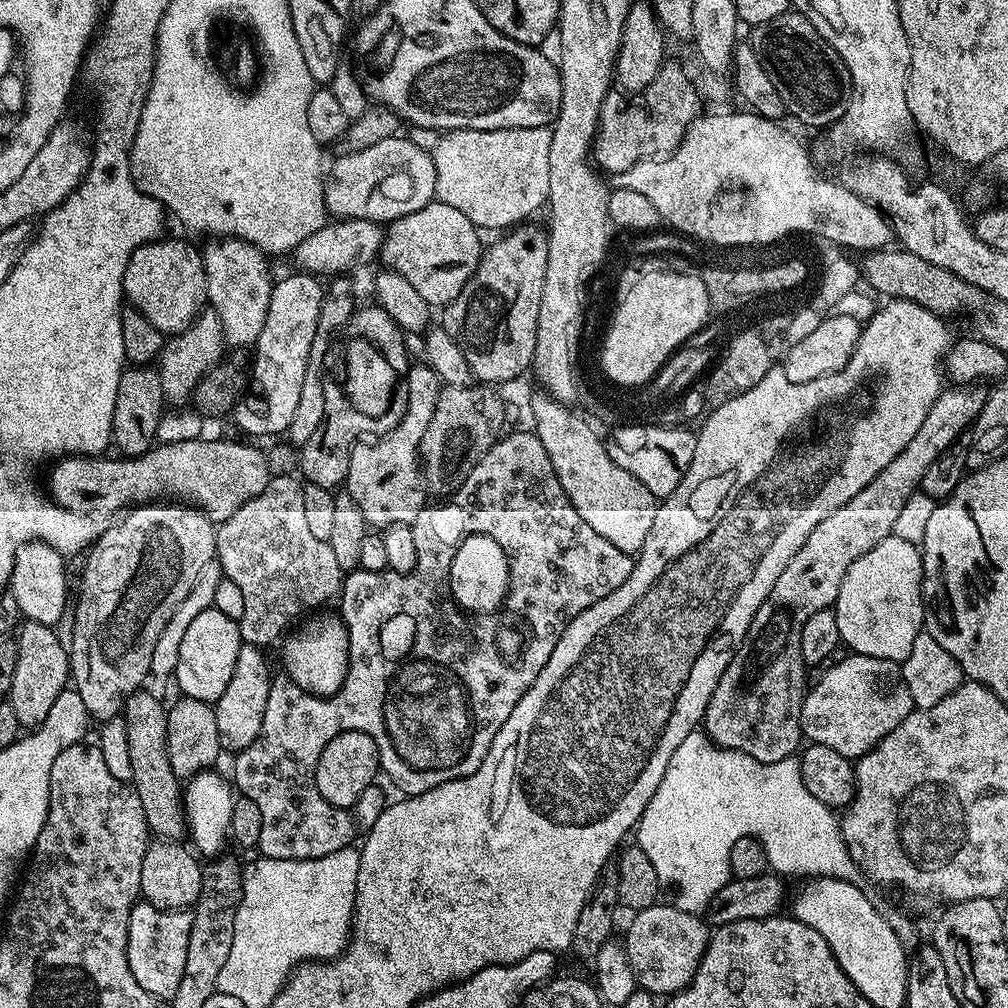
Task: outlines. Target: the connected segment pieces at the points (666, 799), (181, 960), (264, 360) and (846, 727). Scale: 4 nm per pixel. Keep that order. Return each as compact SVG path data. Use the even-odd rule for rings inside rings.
M694 730L686 738L682 738L682 746L674 750L666 766L666 774L636 827L637 834L637 847L640 847L652 862L661 887L672 889L672 902L683 912L699 915L707 909L714 894L732 878L729 858L734 842L749 835L760 844L760 849L768 860L768 868L773 873L783 874L785 877L795 873L814 878L830 876L842 882L850 882L850 886L858 886L858 890L862 890L866 898L870 898L874 910L878 910L878 914L886 918L886 922L894 930L894 934L898 934L903 944L912 946L917 943L916 928L912 925L911 918L899 912L880 893L883 891L865 877L860 865L856 864L849 854L847 846L844 845L844 836L840 832L837 813L818 802L818 798L814 798L814 794L806 790L802 782L799 759L789 758L782 762L763 764L744 752L734 751L733 748L718 748L706 738L703 731Z
M147 902L133 903L128 911L126 958L134 982L150 994L170 998L178 990L182 969L186 966L186 942L190 942L191 911L183 908L159 908Z
M301 275L284 276L281 280L279 277L272 285L266 322L254 345L256 361L252 364L252 393L245 398L244 408L236 406L230 412L233 422L245 432L245 437L276 438L287 433L297 407L298 394L301 393L303 379L306 377L307 359L310 358L311 342L314 341L325 293L315 275Z
M848 654L813 688L811 685L805 691L800 707L800 730L805 741L830 746L830 750L838 750L838 754L849 758L859 758L912 711L910 690L906 690L897 661Z

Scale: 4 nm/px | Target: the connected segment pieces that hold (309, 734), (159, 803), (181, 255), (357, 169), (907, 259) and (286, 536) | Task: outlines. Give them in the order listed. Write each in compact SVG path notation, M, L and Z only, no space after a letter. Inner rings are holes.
M535 431L512 432L509 436L507 434L501 435L496 443L484 451L476 462L480 468L492 468L493 488L510 493L508 497L505 497L505 501L508 503L508 525L502 529L504 553L508 559L509 593L506 597L506 607L498 616L499 624L494 640L505 654L513 652L514 659L509 660L507 655L499 654L496 656L497 662L482 662L480 672L476 672L476 668L472 668L472 660L453 660L449 656L432 656L432 640L420 640L420 636L432 636L432 624L428 624L428 632L424 632L424 624L416 624L416 620L412 620L412 584L408 584L408 580L400 580L400 572L393 570L371 572L359 567L347 573L343 577L342 591L338 596L338 601L340 600L338 615L344 621L344 629L348 634L348 671L344 676L344 684L331 695L317 695L314 692L307 692L305 688L295 684L292 677L287 674L280 674L277 680L275 677L271 681L266 694L266 714L262 718L258 738L254 738L254 742L250 742L250 746L243 748L235 757L235 787L238 789L239 795L250 798L250 802L256 803L262 814L262 834L258 845L258 852L261 857L270 859L320 859L323 855L332 854L336 850L353 843L352 839L356 836L356 820L351 816L353 813L347 808L335 808L330 802L326 802L326 798L322 798L322 794L318 794L316 789L316 763L318 758L322 754L326 742L333 740L340 732L370 734L370 738L376 744L376 754L380 759L379 771L383 775L385 772L401 788L401 793L417 796L434 786L442 786L442 782L450 782L452 779L446 776L448 772L454 772L454 768L460 768L464 762L468 762L469 757L481 757L490 750L490 746L494 742L502 723L502 713L510 713L514 710L514 706L518 706L520 696L512 696L512 700L500 700L500 684L504 684L504 680L508 680L508 676L512 676L512 684L516 684L516 676L520 676L520 664L524 664L524 656L532 656L532 647L525 640L531 638L544 640L544 628L548 628L548 632L552 632L552 640L548 640L548 644L556 644L560 635L564 633L566 625L575 616L582 614L582 610L594 606L594 602L606 598L606 594L618 590L618 586L622 586L622 582L626 582L626 578L630 578L634 563L633 557L627 552L618 550L618 546L614 546L614 542L606 542L606 538L602 538L602 534L592 530L578 514L578 510L574 510L570 498L562 490L562 482L558 482L558 474L550 462L550 454L546 454L546 446L542 446L542 442L536 437Z
M144 691L131 692L122 705L122 719L132 763L130 783L142 802L142 810L149 829L159 837L180 840L185 835L186 825L182 786L176 771L170 766L168 748L164 745L168 714L165 705L160 705L158 697Z
M161 238L138 246L128 256L124 270L124 296L159 332L175 334L196 319L206 302L204 260L184 240Z
M394 134L366 150L351 153L332 168L332 177L324 185L327 215L340 220L368 219L391 222L414 210L422 210L436 200L436 178L432 174L429 149L419 148L412 140Z
M887 246L879 251L869 251L863 258L862 276L877 297L893 300L913 300L914 303L929 308L937 314L947 313L948 304L964 304L968 300L970 286L962 278L944 268L934 266L913 252L905 252L899 247ZM897 248L897 249L896 249ZM876 292L877 293L876 293ZM880 295L880 296L879 296Z
M292 474L272 476L257 496L238 505L229 516L219 521L215 529L215 559L219 561L223 575L237 583L242 593L243 610L237 621L241 641L259 648L274 641L290 621L328 598L333 599L340 590L334 550L327 540L316 538L307 528L306 514L300 512L302 488L299 483L296 485L295 478Z

